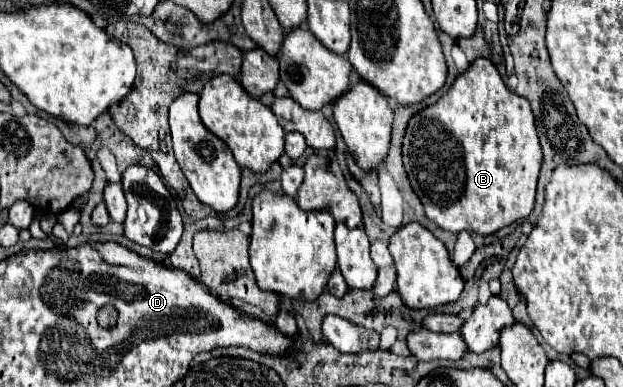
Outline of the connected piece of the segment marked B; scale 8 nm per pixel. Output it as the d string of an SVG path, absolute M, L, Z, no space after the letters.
M487 58L471 62L435 104L417 112L409 120L403 138L403 166L411 188L421 198L427 218L453 234L467 230L489 236L521 218L527 218L535 206L541 158L543 154L529 102L505 86L499 70Z

